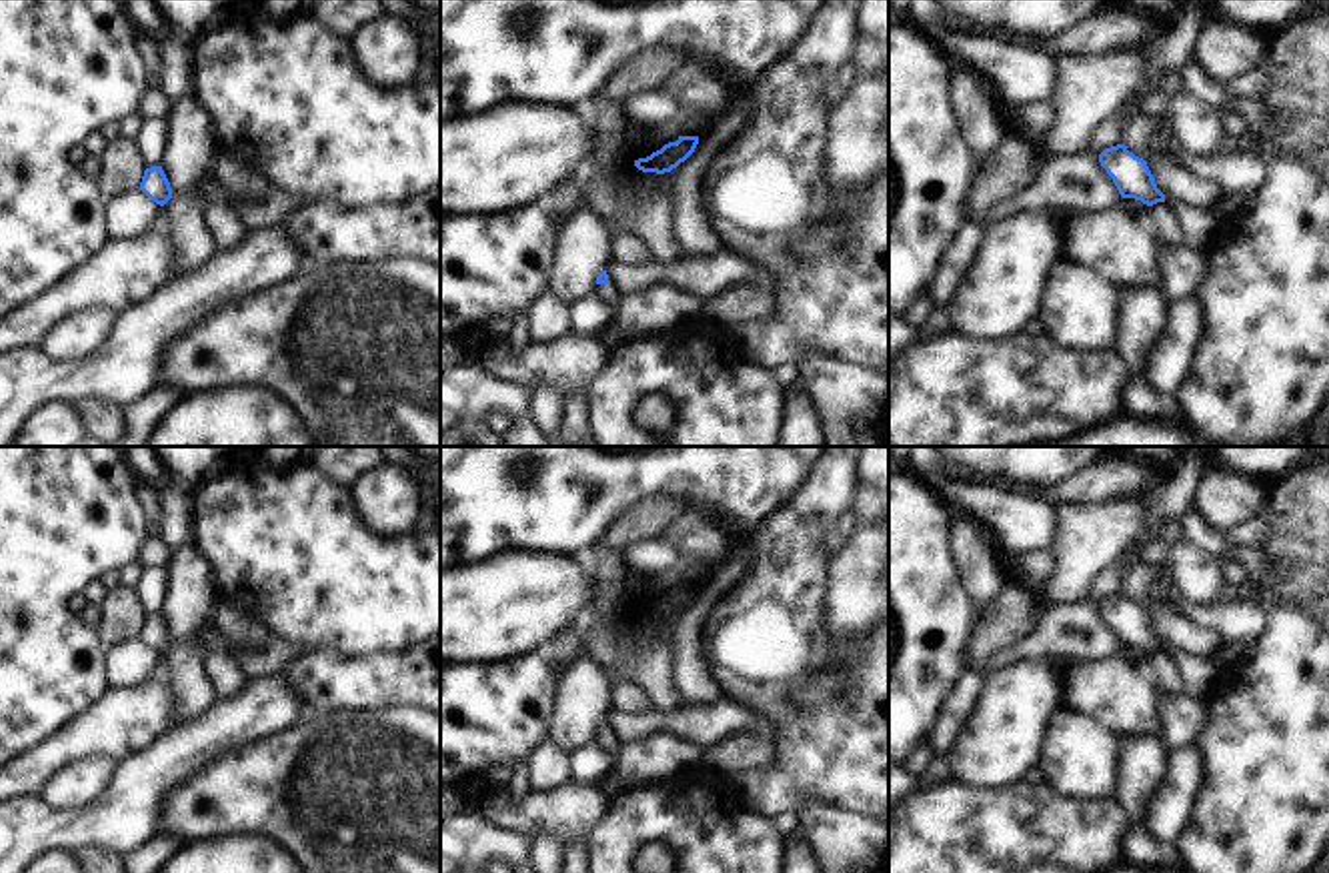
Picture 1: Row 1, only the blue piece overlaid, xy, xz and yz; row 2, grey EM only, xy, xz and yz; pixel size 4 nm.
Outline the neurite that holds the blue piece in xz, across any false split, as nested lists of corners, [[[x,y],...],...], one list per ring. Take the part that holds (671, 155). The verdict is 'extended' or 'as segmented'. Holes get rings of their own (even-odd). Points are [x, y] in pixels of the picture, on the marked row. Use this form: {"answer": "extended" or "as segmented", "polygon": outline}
{"answer": "as segmented", "polygon": [[[679,136],[677,142],[669,142],[650,156],[634,160],[634,166],[642,172],[671,172],[695,152],[697,144],[699,136]]]}

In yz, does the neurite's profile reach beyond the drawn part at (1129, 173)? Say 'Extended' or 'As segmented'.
Extended

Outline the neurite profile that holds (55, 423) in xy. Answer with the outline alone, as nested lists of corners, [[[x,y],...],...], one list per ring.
[[[46,402],[26,416],[10,447],[76,447],[84,434],[74,402]]]

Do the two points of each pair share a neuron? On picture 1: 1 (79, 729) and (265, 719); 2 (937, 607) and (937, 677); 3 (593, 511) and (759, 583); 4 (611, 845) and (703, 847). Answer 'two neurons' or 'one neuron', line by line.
1: two neurons
2: one neuron
3: two neurons
4: one neuron

